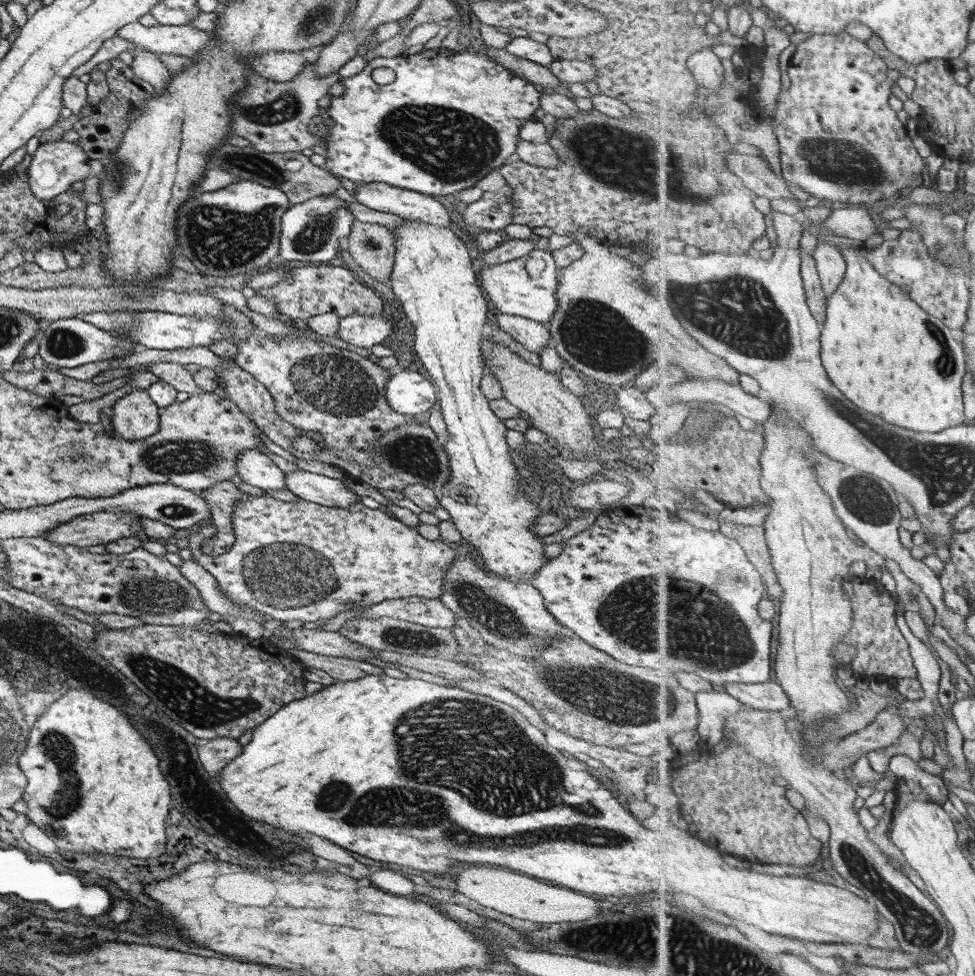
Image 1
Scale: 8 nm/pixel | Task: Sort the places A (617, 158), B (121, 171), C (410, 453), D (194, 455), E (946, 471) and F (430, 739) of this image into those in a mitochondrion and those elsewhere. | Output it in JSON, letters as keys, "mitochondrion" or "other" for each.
{"A":"mitochondrion","B":"mitochondrion","C":"mitochondrion","D":"mitochondrion","E":"mitochondrion","F":"mitochondrion"}

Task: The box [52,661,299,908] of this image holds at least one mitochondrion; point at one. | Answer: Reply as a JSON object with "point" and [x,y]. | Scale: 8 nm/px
{"point":[182,747]}

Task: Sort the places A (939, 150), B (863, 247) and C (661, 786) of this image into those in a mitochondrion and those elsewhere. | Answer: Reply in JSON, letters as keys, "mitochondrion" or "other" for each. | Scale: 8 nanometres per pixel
{"A":"other","B":"other","C":"other"}

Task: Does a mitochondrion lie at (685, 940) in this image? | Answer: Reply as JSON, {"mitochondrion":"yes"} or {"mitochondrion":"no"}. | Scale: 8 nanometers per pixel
{"mitochondrion":"yes"}

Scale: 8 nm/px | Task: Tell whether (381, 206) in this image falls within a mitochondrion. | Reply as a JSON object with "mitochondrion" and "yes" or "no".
{"mitochondrion":"no"}

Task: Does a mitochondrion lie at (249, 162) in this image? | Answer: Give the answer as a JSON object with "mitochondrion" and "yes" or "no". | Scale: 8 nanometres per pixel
{"mitochondrion":"yes"}

